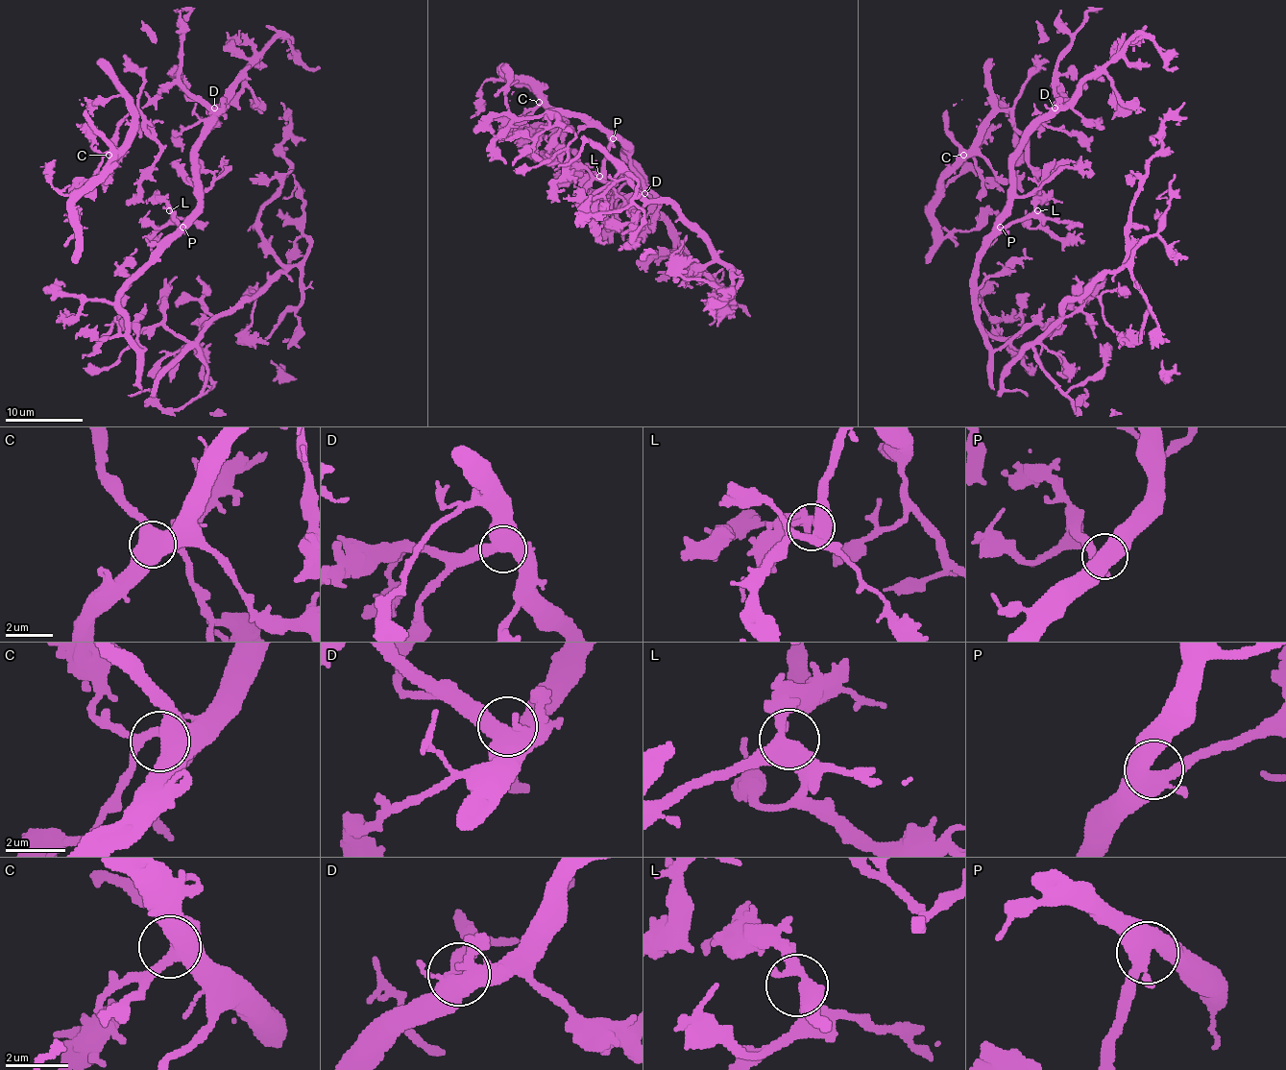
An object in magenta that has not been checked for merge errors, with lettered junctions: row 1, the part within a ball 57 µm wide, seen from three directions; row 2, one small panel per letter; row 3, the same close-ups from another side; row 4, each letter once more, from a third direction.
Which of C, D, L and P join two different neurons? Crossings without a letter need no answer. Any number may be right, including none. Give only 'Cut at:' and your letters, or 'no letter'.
Cut at: no letter

